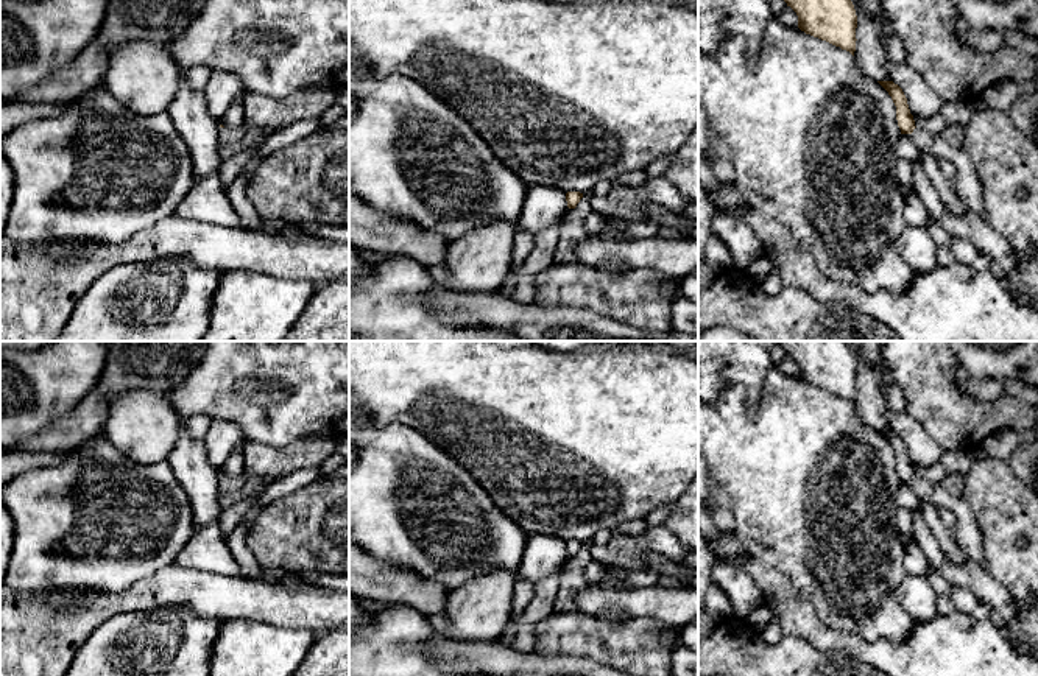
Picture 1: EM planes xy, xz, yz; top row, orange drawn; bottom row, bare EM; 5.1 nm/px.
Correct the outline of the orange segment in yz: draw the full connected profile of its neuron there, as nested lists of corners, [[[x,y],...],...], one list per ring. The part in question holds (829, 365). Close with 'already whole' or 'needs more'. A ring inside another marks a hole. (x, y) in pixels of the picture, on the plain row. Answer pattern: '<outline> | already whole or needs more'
[[[776,341],[798,364],[798,377],[854,405],[857,364],[845,341]]] | already whole

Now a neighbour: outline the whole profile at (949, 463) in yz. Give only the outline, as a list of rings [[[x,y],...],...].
[[[969,449],[962,452],[944,452],[940,461],[929,467],[913,466],[915,475],[930,481],[941,481],[951,474],[968,474],[976,459],[982,458],[982,450]]]

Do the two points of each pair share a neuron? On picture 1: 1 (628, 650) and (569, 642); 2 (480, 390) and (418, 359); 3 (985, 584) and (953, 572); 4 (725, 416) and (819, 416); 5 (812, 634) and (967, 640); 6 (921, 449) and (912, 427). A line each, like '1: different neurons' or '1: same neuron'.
1: same neuron
2: same neuron
3: same neuron
4: same neuron
5: same neuron
6: same neuron

